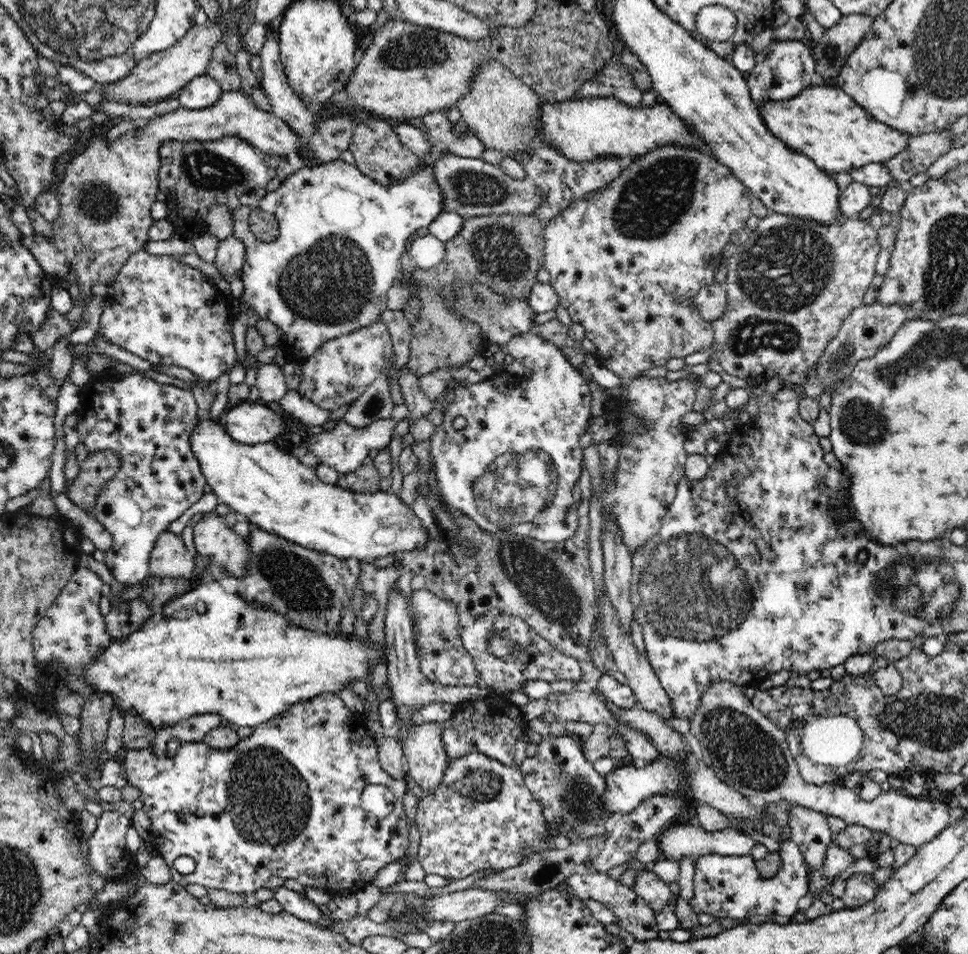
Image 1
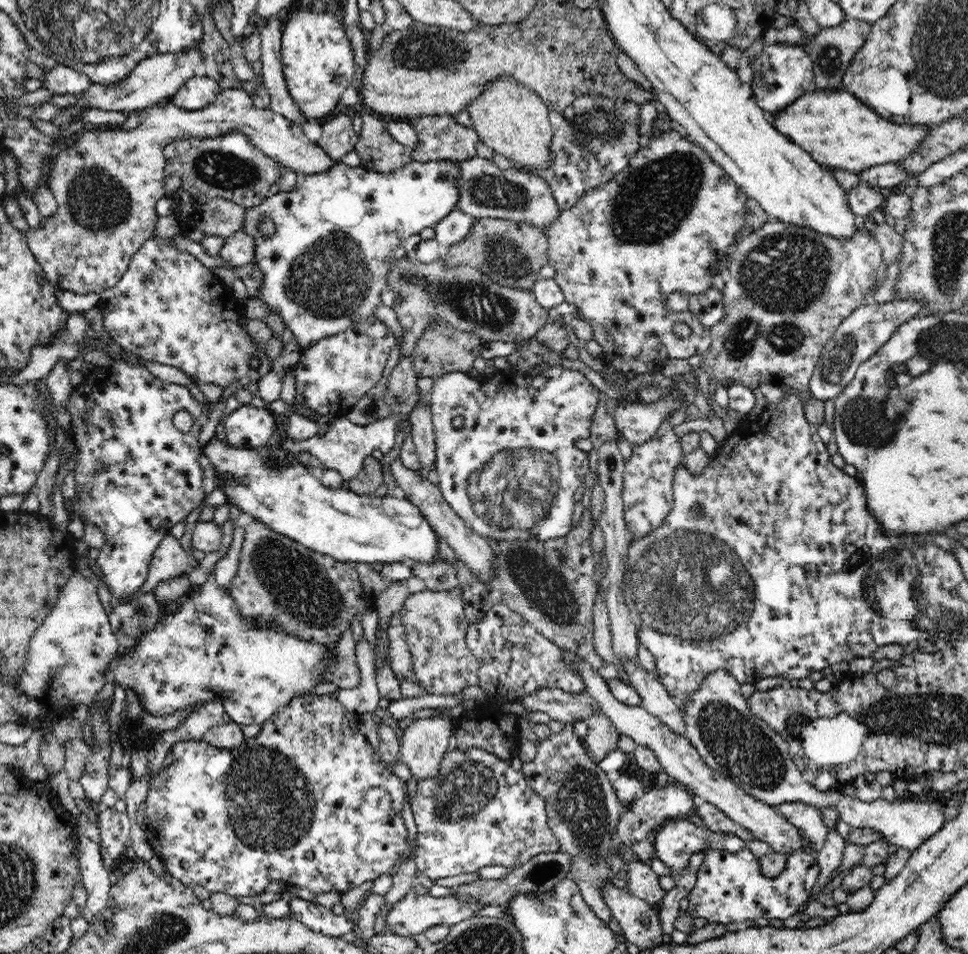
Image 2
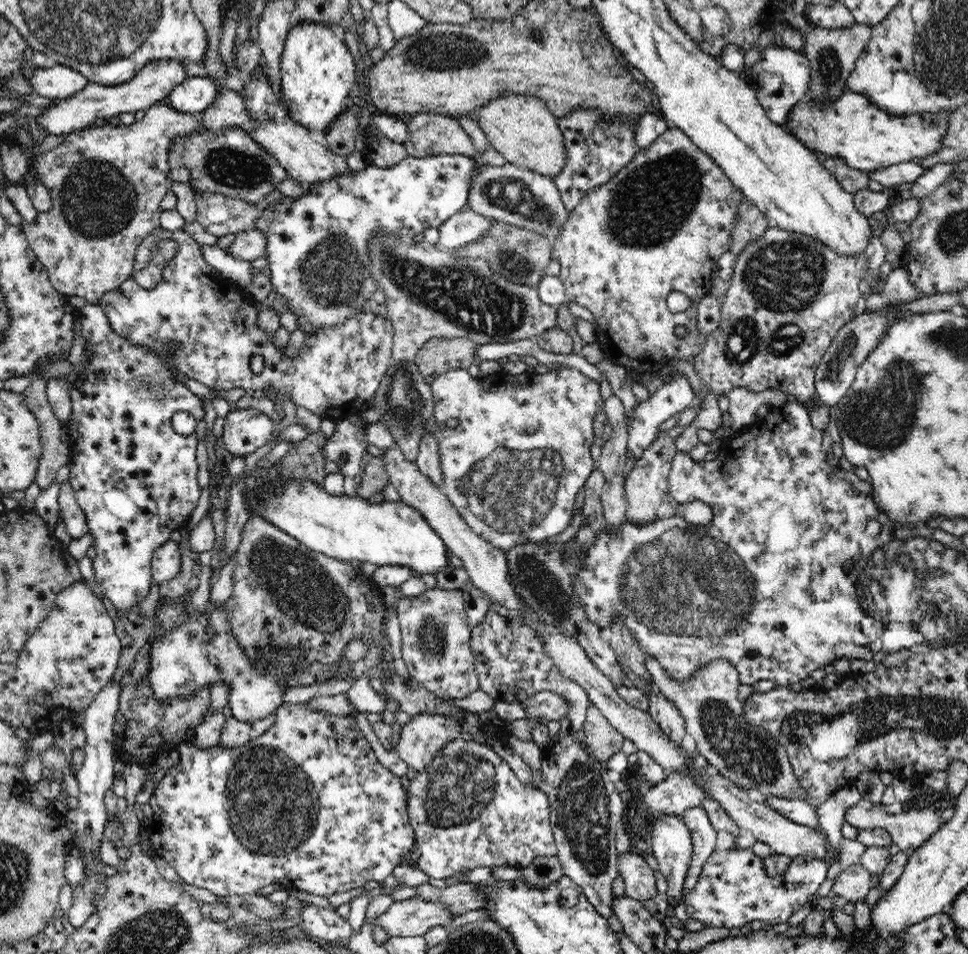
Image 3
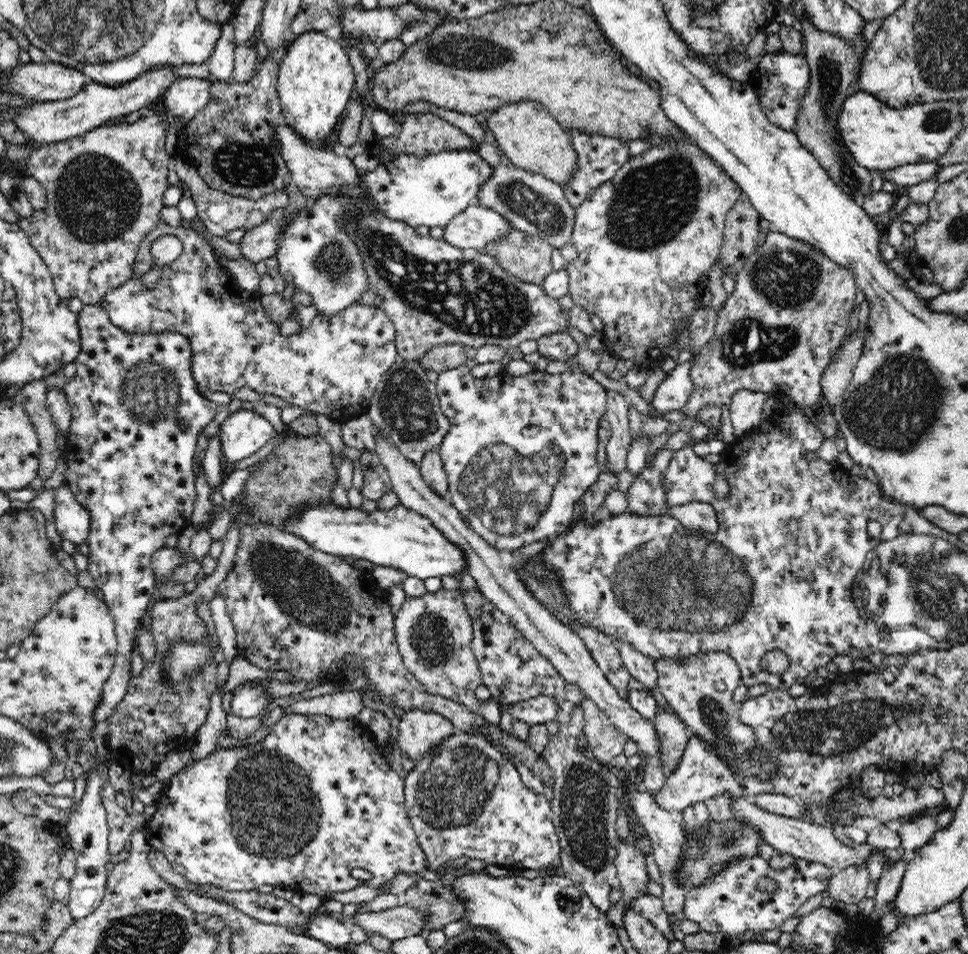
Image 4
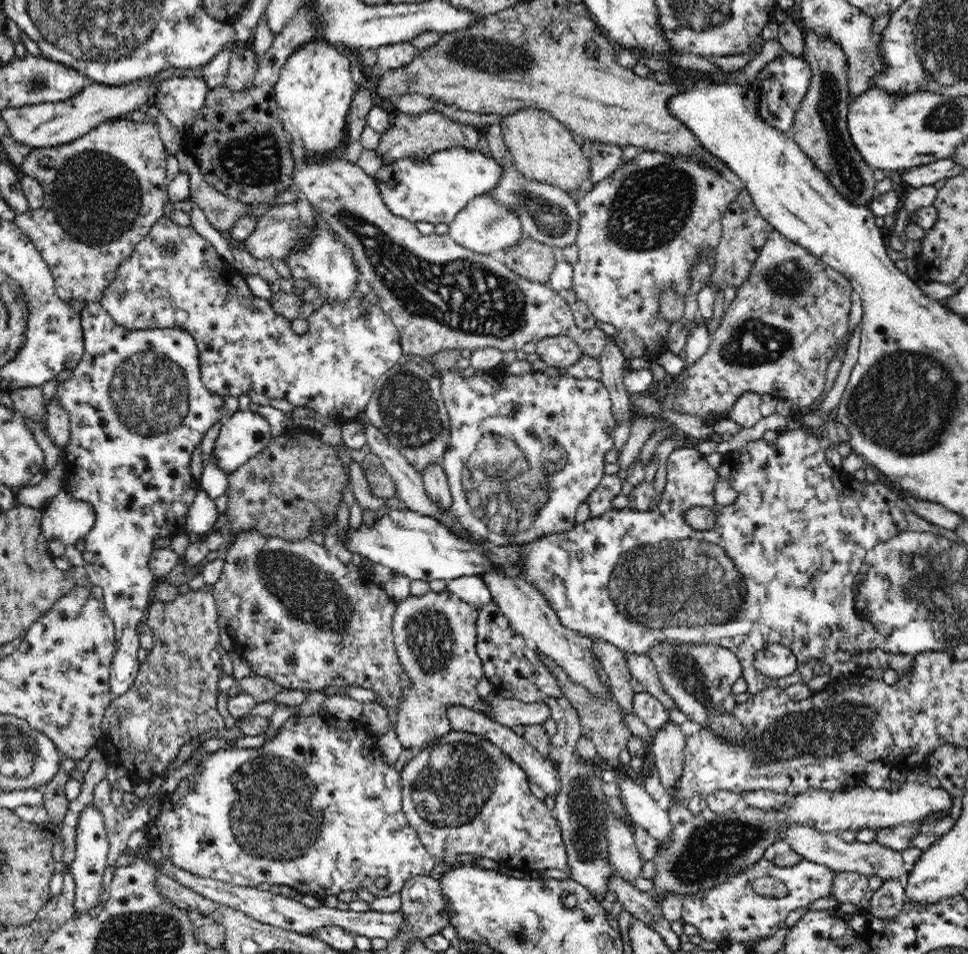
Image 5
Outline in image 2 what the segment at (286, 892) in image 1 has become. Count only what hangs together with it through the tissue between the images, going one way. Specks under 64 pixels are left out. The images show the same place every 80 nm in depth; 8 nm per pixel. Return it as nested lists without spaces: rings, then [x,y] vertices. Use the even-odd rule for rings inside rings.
[[[291,893],[288,902],[288,913],[320,934],[347,938],[351,930],[354,929],[355,925],[345,915],[336,915],[330,908],[318,903],[303,900]]]

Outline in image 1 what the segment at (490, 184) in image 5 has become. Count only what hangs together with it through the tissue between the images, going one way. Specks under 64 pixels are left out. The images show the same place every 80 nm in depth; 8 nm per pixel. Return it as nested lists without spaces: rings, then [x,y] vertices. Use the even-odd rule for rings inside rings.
[[[338,158],[332,162],[325,162],[314,168],[299,169],[296,174],[290,174],[284,182],[280,182],[280,187],[274,192],[266,194],[262,201],[259,202],[259,207],[266,212],[274,214],[279,225],[279,235],[272,242],[262,242],[255,238],[250,227],[248,226],[248,217],[252,209],[247,206],[241,206],[233,209],[233,235],[244,243],[245,246],[245,261],[241,268],[240,280],[243,284],[243,293],[240,301],[252,308],[252,312],[258,314],[258,319],[268,319],[274,323],[280,330],[285,339],[285,352],[288,361],[296,361],[303,363],[309,358],[313,352],[321,346],[321,343],[328,339],[338,338],[340,335],[348,334],[350,331],[360,330],[362,326],[368,326],[374,322],[381,321],[381,315],[387,309],[386,293],[396,280],[397,271],[400,270],[400,257],[403,253],[404,244],[409,239],[415,236],[418,228],[426,228],[430,226],[435,218],[444,212],[444,190],[437,178],[437,172],[434,171],[432,165],[418,166],[415,172],[408,177],[405,177],[397,184],[384,186],[379,180],[374,180],[371,176],[364,175],[361,170],[355,167],[353,163],[344,162]]]

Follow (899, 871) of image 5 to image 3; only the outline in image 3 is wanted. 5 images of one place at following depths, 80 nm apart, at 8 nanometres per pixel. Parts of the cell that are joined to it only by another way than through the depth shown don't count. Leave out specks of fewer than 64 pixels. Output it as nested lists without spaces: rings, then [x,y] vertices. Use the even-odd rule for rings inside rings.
[[[700,772],[700,781],[706,783],[709,798],[715,799],[720,803],[726,814],[740,827],[752,834],[758,841],[765,842],[772,847],[774,853],[780,853],[789,857],[811,856],[820,860],[825,860],[828,864],[838,861],[840,852],[829,854],[829,844],[825,832],[818,828],[808,828],[803,824],[792,822],[788,817],[782,816],[774,807],[762,802],[751,802],[747,791],[735,785],[729,778],[722,777],[720,774],[707,778],[705,772]]]

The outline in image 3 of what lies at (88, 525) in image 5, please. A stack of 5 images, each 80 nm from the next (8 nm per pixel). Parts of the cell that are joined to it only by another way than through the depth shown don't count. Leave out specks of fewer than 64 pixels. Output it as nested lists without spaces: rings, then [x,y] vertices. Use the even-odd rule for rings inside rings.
[[[68,481],[60,485],[58,502],[60,518],[66,524],[66,531],[72,541],[79,541],[80,538],[89,534],[85,512],[80,508],[74,489],[71,484],[68,484]]]

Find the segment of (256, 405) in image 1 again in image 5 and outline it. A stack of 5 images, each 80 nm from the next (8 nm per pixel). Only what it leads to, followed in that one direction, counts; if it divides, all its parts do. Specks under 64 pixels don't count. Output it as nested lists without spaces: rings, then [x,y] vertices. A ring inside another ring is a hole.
[[[238,410],[222,424],[214,444],[214,459],[224,473],[233,473],[268,446],[270,423],[257,412]]]

